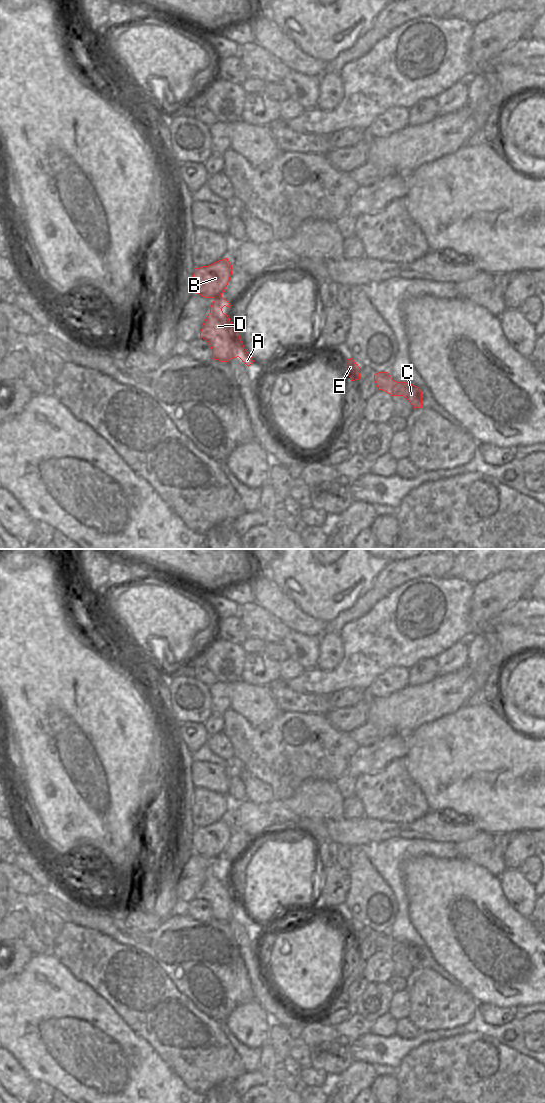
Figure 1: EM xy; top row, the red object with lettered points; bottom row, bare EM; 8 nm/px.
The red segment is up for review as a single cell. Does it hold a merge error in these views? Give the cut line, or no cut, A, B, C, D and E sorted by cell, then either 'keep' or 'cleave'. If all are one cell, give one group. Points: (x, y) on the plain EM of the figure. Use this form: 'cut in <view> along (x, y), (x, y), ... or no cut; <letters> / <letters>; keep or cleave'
cut in xy along (221, 855), (214, 858); A C D E / B; cleave

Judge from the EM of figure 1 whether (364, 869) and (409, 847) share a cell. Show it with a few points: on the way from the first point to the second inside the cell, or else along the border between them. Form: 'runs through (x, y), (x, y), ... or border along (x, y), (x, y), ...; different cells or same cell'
border along (360, 847), (386, 884); different cells

